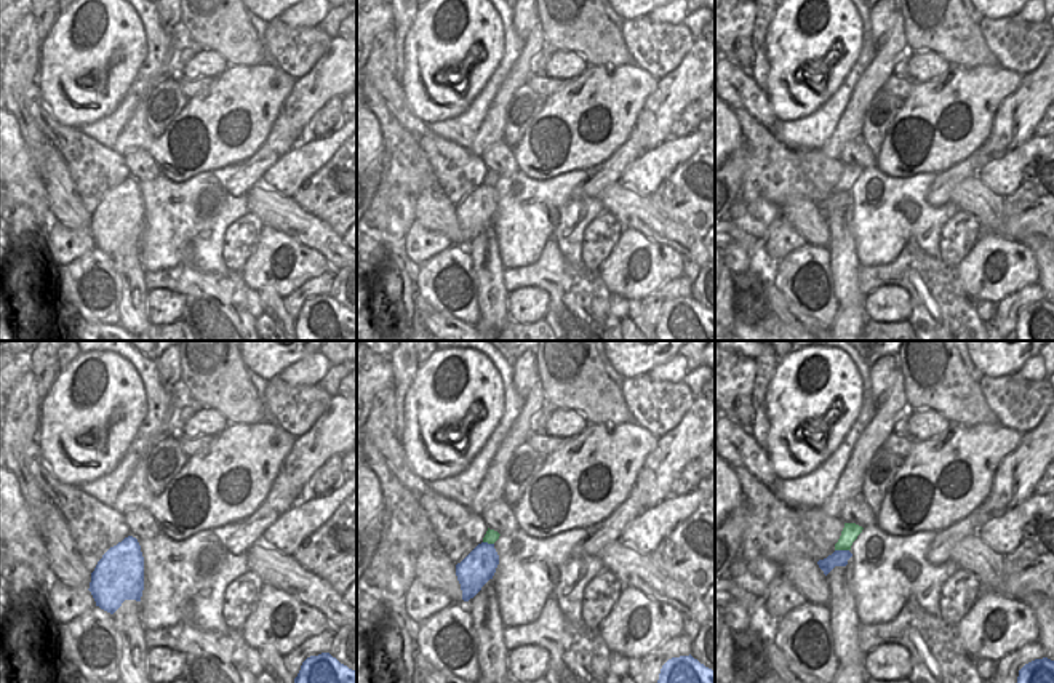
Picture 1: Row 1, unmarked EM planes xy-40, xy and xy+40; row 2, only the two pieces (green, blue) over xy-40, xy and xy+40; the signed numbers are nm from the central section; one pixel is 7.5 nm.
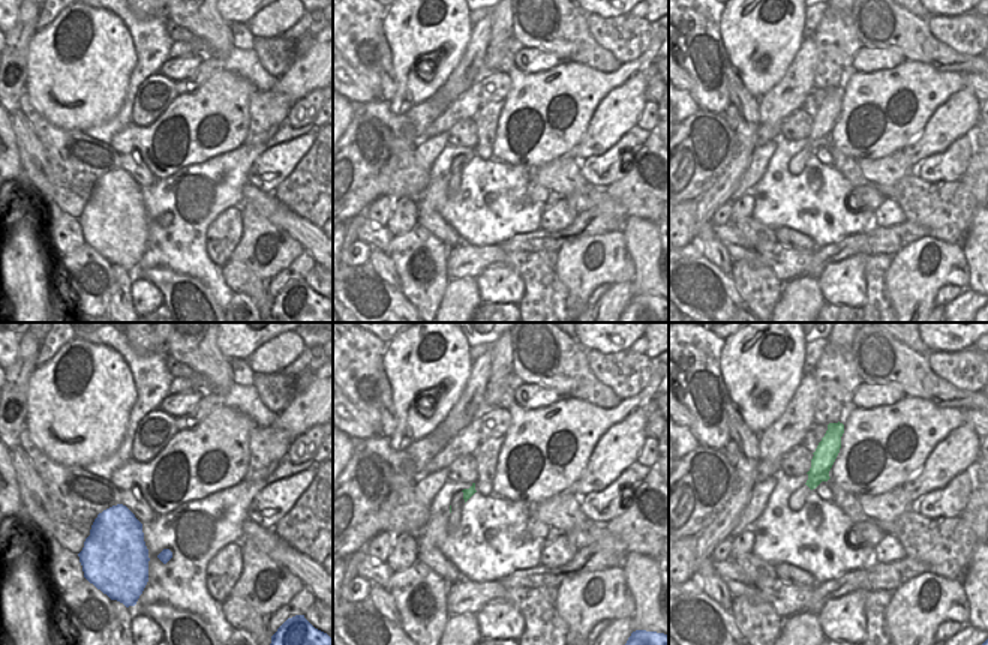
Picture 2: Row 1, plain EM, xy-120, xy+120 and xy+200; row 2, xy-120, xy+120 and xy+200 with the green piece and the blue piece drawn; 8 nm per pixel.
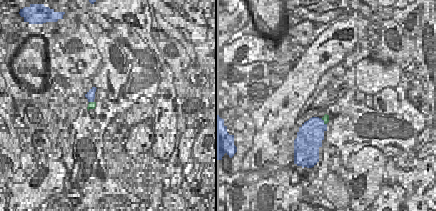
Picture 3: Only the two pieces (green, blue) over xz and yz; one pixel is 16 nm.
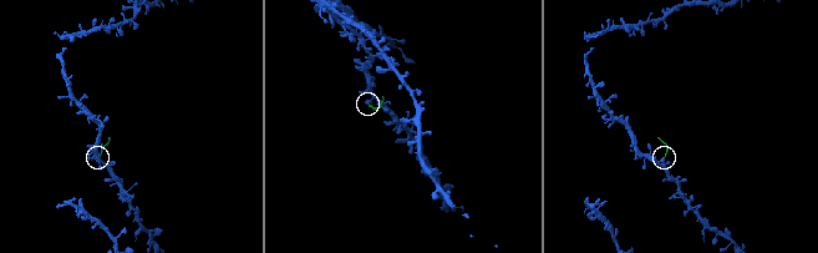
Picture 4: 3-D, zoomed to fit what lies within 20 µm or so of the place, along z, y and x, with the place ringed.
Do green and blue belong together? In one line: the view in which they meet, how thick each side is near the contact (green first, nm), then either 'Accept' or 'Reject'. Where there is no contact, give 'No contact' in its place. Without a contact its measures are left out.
Touches green in xy+40. Thickness 130 nm (green) against 120 nm. Reject.

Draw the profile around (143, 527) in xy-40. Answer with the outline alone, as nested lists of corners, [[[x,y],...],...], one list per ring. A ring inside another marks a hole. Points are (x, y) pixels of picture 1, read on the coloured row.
[[[130,509],[123,517],[130,528],[130,536],[138,541],[147,541],[160,533],[160,526],[155,518],[144,509]]]

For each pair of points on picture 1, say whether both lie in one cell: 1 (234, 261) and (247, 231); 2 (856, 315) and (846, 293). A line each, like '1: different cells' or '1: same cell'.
1: same cell
2: different cells

